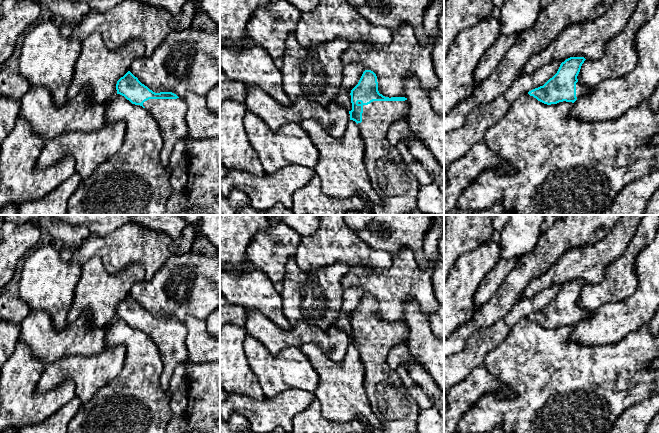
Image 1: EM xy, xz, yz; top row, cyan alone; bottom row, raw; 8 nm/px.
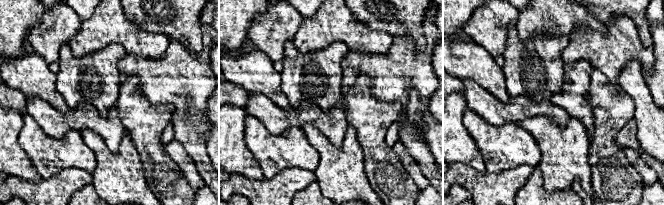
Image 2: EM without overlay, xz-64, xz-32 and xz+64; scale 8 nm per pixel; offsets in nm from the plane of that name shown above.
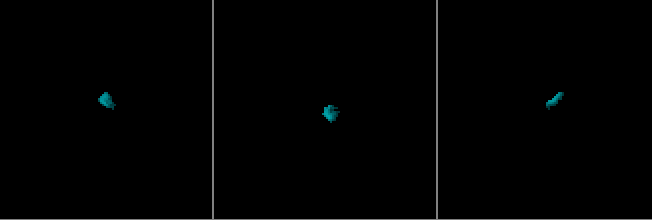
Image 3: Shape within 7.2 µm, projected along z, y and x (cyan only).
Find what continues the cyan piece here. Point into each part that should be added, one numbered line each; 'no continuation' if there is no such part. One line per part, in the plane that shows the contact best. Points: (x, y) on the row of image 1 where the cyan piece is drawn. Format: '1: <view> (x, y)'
1: xz (397, 187)

